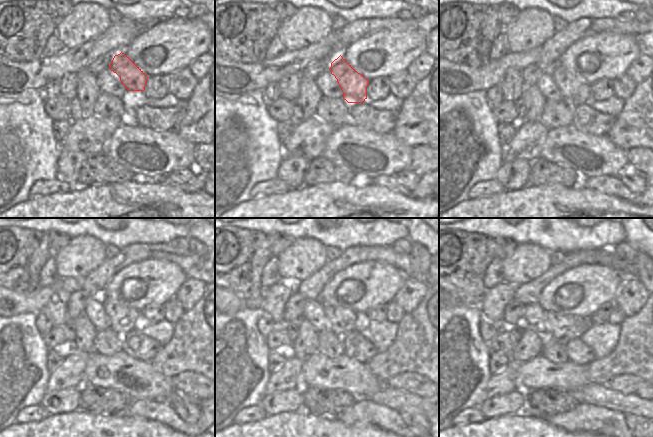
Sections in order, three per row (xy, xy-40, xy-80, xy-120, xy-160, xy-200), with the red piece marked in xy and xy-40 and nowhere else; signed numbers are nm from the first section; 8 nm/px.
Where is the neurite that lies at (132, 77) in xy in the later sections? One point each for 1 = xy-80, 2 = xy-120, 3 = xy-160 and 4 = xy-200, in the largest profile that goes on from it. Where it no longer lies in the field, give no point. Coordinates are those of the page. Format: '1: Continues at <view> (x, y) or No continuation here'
1: Continues at xy-80 (575, 91)
2: Continues at xy-120 (123, 319)
3: Continues at xy-160 (342, 321)
4: Continues at xy-200 (556, 326).

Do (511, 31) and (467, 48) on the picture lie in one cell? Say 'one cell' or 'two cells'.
two cells

